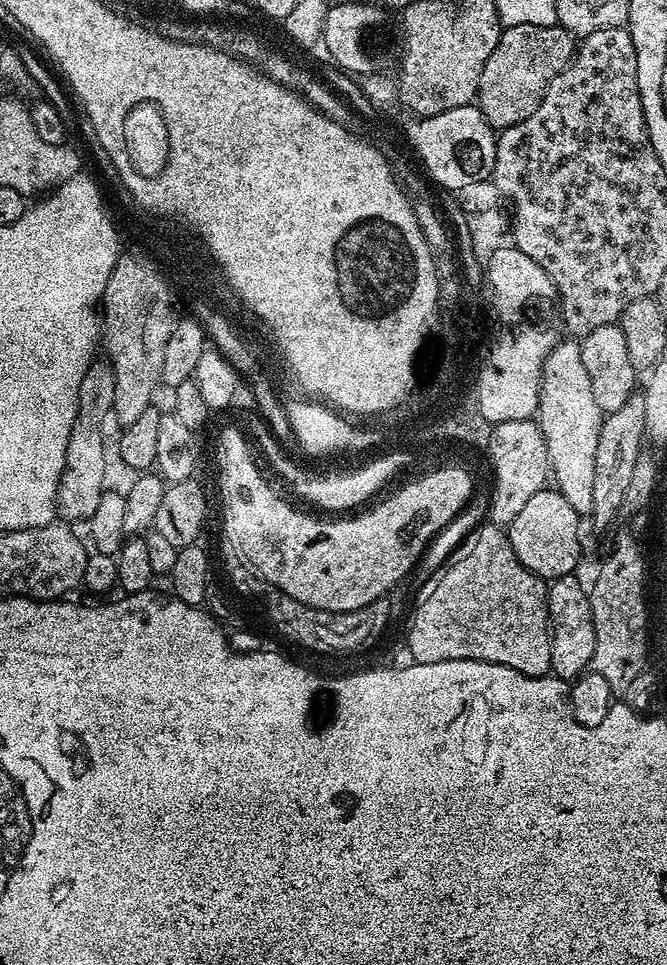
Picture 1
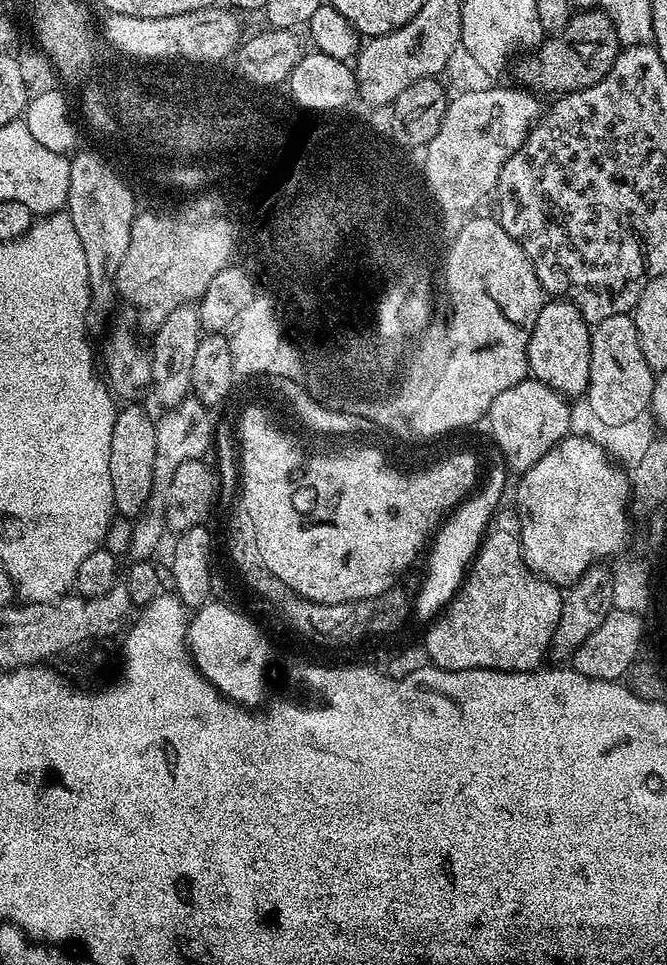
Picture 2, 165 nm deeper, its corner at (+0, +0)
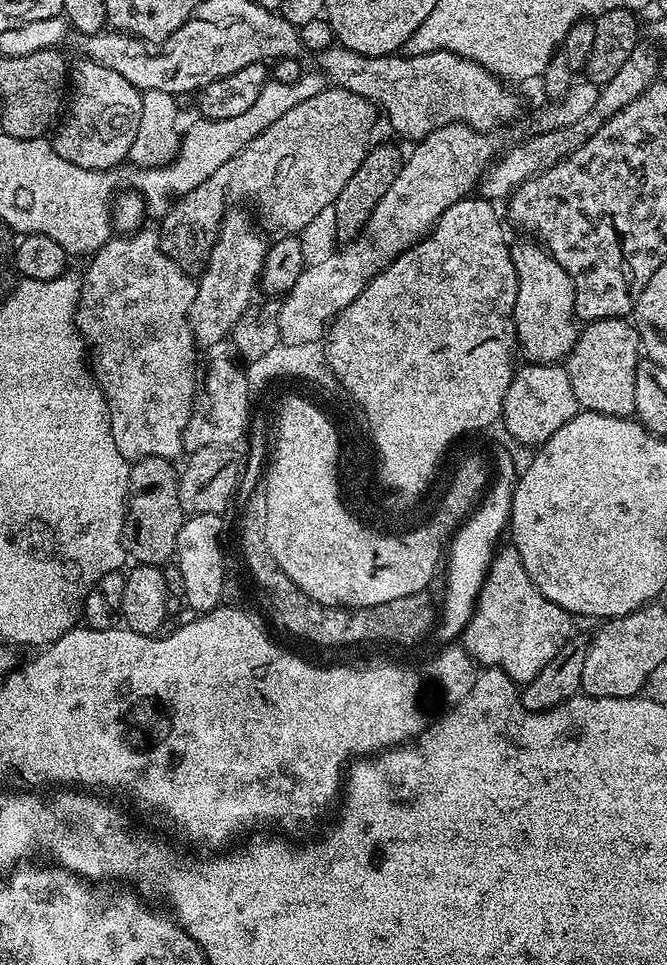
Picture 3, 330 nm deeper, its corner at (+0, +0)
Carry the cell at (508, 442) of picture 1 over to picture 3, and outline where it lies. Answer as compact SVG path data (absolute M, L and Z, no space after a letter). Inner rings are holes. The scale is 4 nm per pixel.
M525 363L523 367L513 371L512 381L506 390L507 425L517 445L539 446L545 444L558 430L562 430L562 426L566 426L566 422L570 422L570 418L581 411L581 406L574 398L574 386L570 386L567 367L530 363Z

